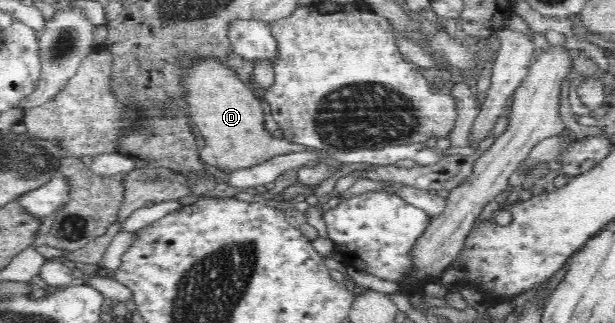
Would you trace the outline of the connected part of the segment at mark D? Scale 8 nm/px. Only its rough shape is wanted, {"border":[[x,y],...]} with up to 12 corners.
{"border":[[226,61],[185,80],[200,157],[223,173],[305,145],[273,138]]}

